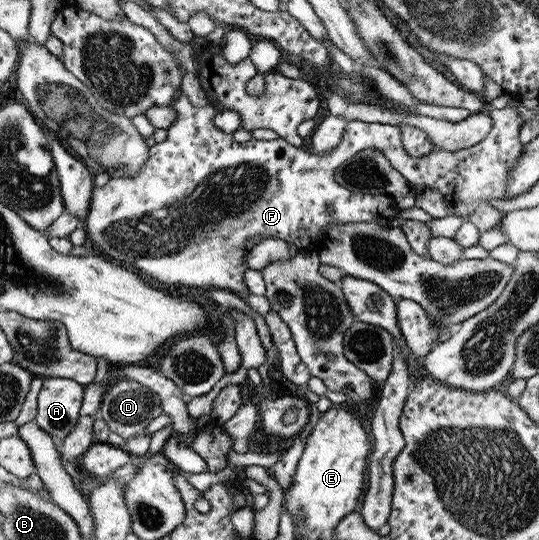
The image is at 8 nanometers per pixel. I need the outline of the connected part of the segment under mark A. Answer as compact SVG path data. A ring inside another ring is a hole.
M43 378L36 398L35 424L46 432L56 446L63 442L65 435L73 429L77 423L79 407L82 403L84 385L69 378Z

